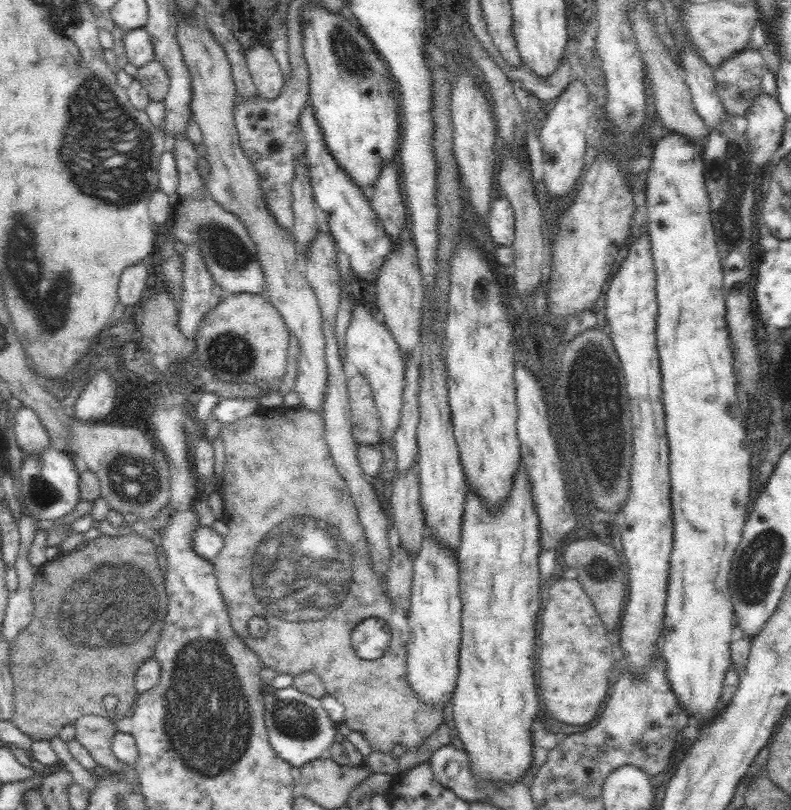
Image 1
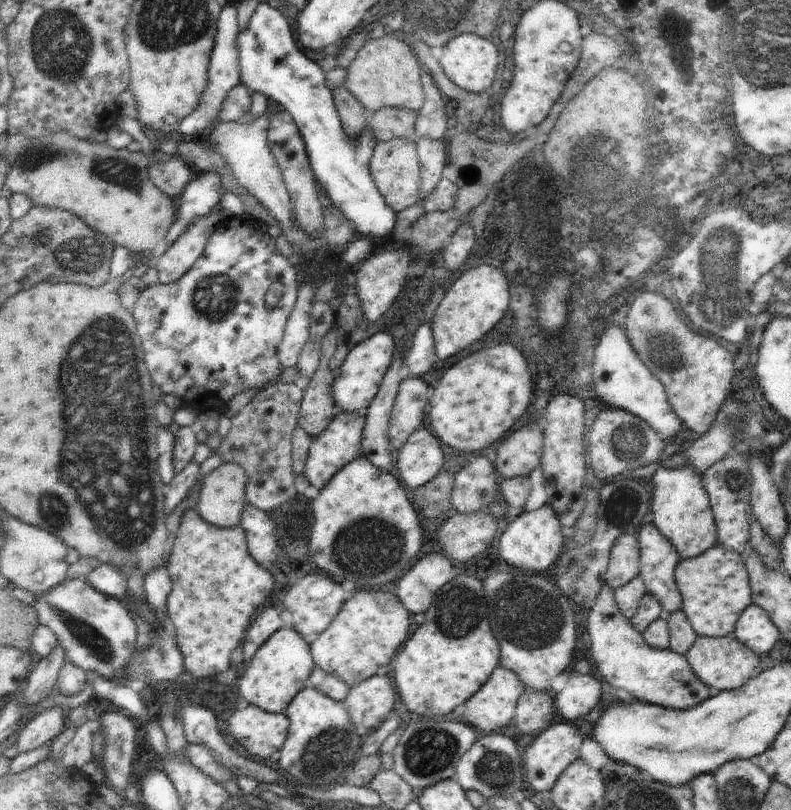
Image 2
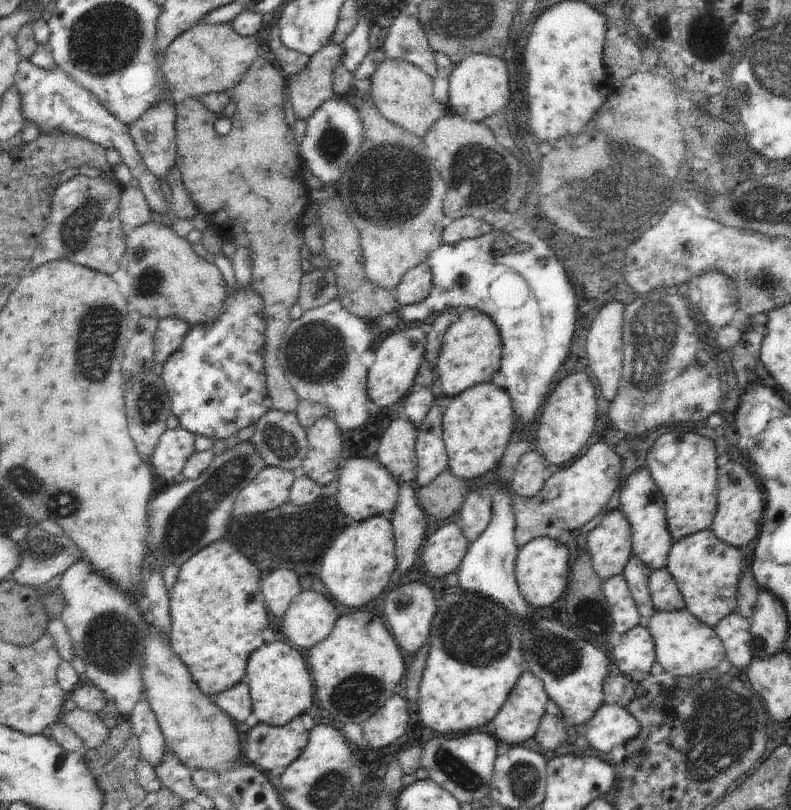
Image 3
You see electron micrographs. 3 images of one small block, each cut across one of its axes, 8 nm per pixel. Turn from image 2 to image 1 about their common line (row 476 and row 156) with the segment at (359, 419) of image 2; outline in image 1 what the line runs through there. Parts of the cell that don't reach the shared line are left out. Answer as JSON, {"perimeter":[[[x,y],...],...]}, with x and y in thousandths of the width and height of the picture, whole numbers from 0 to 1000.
{"perimeter":[[[391,125],[387,126],[379,140],[378,154],[381,156],[378,158],[379,168],[384,169],[387,178],[384,191],[391,200],[389,211],[396,243],[413,284],[424,296],[427,309],[440,314],[444,335],[449,341],[464,347],[474,346],[479,340],[479,331],[483,331],[484,323],[499,305],[499,300],[487,285],[459,235],[446,226],[431,202],[427,202],[427,199],[413,185],[410,167],[405,162],[396,131]]]}

